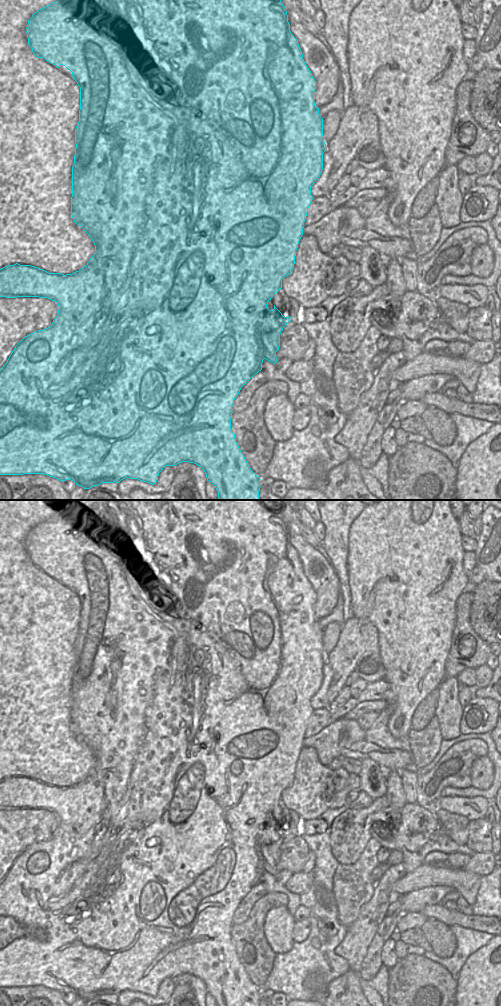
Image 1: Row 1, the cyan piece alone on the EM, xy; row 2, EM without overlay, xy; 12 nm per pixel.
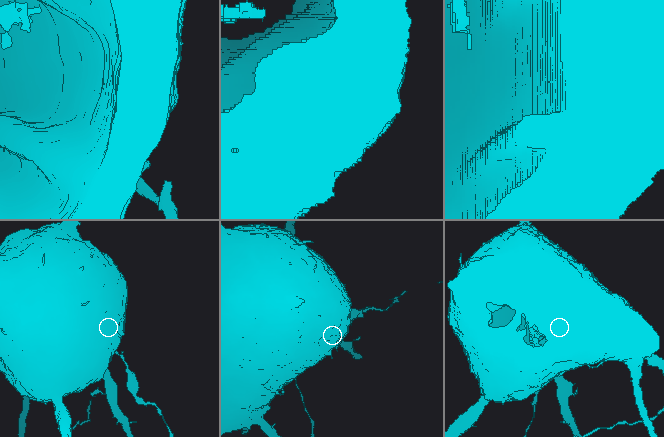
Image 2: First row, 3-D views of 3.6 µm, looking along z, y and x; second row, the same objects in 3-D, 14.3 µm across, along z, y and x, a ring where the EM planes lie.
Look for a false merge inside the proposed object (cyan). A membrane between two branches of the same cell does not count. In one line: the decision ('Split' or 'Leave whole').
Split.

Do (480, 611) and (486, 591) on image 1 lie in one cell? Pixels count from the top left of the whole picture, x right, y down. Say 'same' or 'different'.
same

